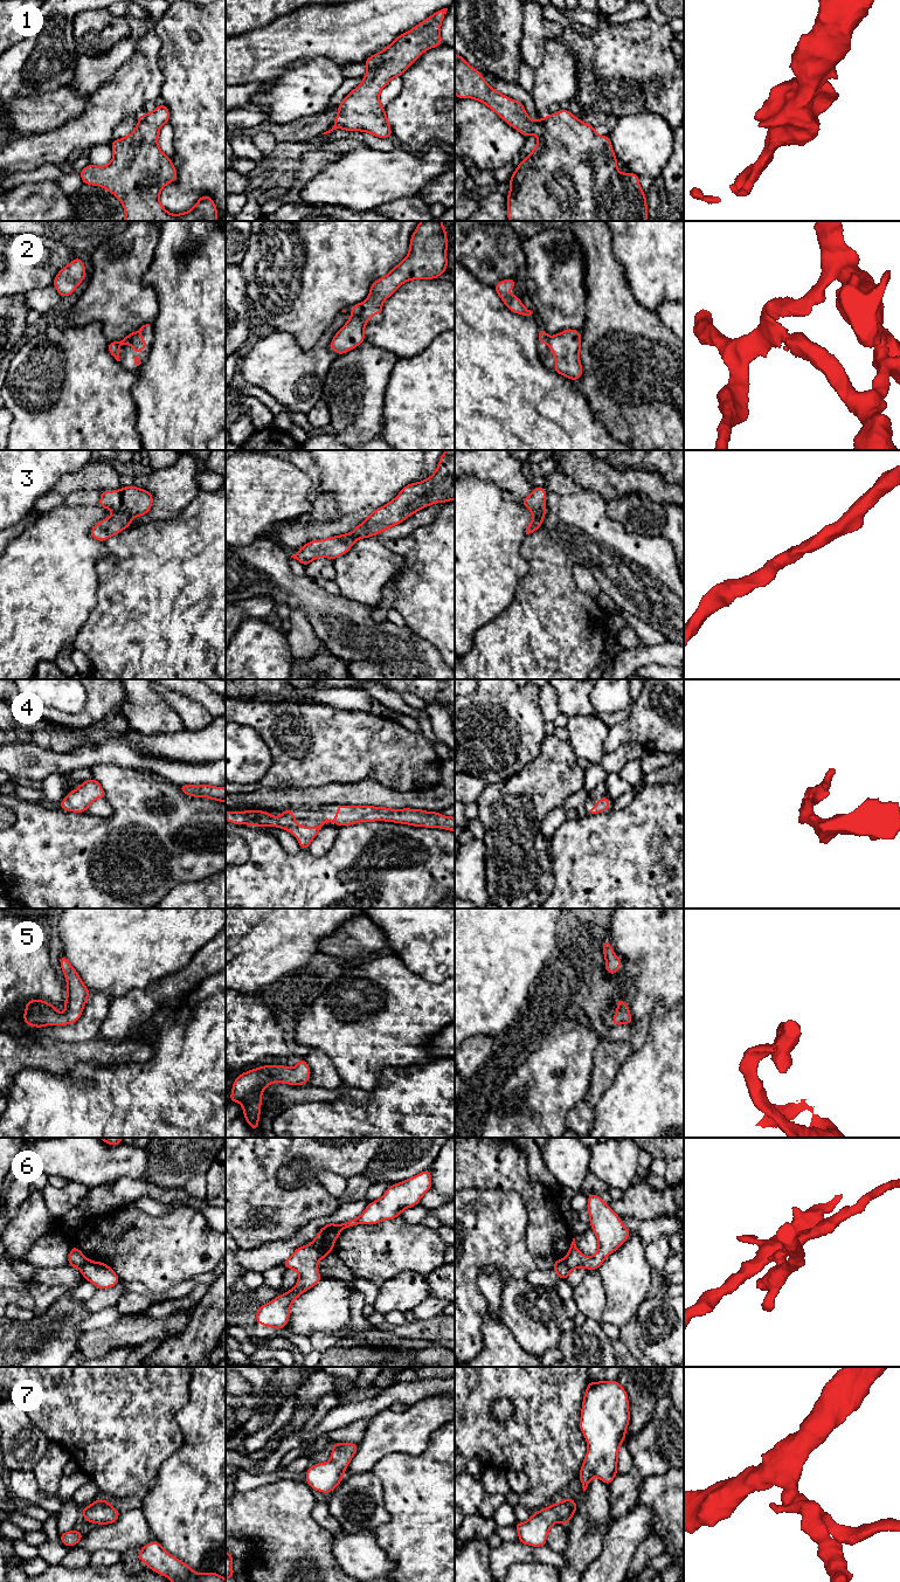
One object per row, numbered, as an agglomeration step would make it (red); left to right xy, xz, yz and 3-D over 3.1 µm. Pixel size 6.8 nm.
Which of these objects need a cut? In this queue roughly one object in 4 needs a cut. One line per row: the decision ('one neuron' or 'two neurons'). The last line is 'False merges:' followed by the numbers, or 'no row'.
1: one neuron
2: one neuron
3: one neuron
4: one neuron
5: one neuron
6: two neurons
7: one neuron
False merges: 6

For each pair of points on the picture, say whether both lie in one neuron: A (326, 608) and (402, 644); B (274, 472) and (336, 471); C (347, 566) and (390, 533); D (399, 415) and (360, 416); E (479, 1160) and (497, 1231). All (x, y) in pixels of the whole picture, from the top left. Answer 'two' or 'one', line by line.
A: one
B: two
C: one
D: two
E: two

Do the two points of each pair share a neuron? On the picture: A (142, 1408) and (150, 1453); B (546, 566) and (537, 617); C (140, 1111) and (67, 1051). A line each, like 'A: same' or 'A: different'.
A: same
B: same
C: different

